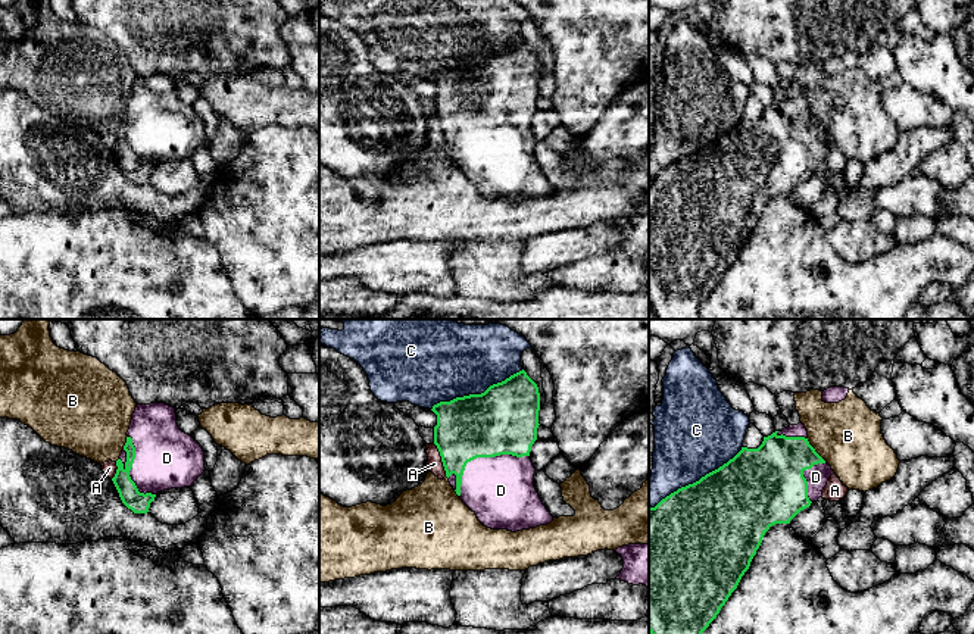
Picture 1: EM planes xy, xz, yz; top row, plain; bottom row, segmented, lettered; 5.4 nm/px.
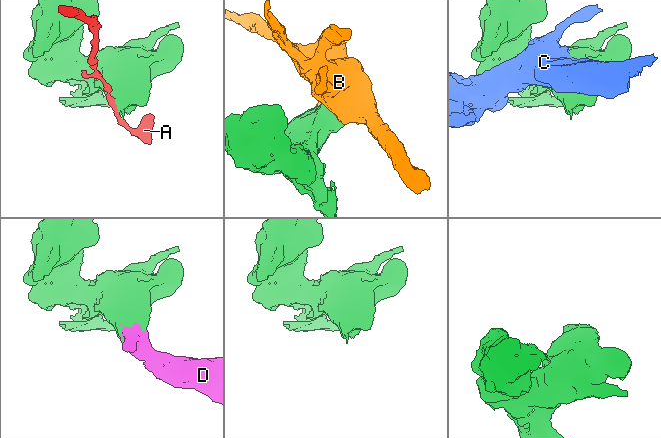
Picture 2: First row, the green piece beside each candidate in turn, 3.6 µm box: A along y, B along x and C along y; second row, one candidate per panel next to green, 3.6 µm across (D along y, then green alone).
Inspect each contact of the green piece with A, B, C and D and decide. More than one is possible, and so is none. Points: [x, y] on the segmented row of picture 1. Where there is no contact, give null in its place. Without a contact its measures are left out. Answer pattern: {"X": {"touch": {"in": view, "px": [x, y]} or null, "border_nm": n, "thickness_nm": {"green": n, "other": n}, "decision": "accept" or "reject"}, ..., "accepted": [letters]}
{"A": {"touch": {"in": "xz", "px": [442, 459]}, "border_nm": 200, "thickness_nm": {"green": 340, "other": 90}, "decision": "reject"}, "B": {"touch": {"in": "yz", "px": [814, 450]}, "border_nm": 170, "thickness_nm": {"green": 320, "other": 360}, "decision": "reject"}, "C": {"touch": {"in": "yz", "px": [696, 481]}, "border_nm": 600, "thickness_nm": {"green": 500, "other": 440}, "decision": "reject"}, "D": {"touch": {"in": "xz", "px": [481, 456]}, "border_nm": 440, "thickness_nm": {"green": 380, "other": 380}, "decision": "accept"}, "accepted": ["D"]}

